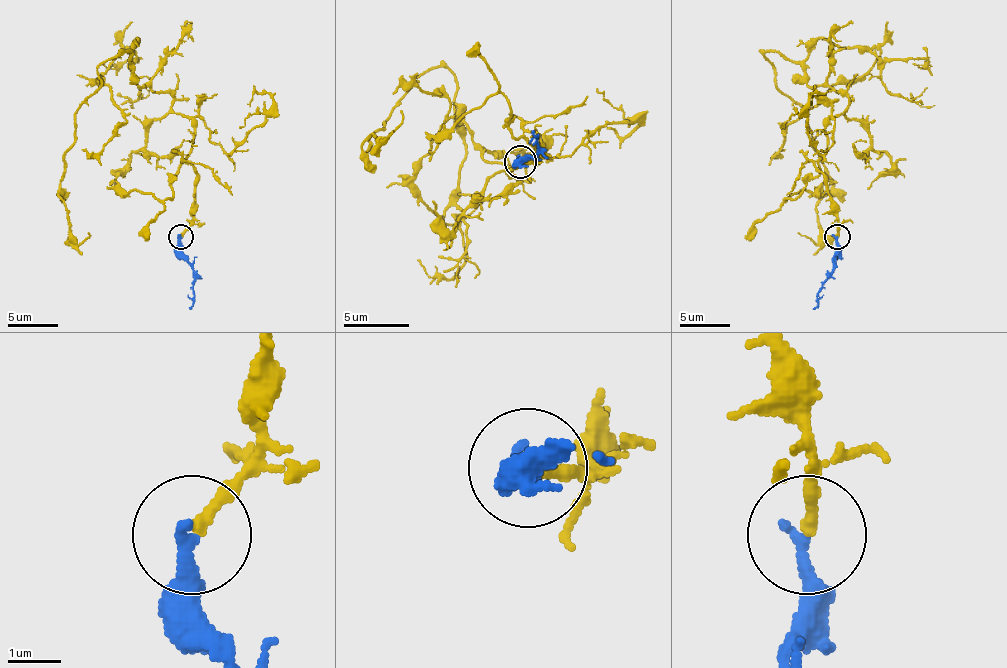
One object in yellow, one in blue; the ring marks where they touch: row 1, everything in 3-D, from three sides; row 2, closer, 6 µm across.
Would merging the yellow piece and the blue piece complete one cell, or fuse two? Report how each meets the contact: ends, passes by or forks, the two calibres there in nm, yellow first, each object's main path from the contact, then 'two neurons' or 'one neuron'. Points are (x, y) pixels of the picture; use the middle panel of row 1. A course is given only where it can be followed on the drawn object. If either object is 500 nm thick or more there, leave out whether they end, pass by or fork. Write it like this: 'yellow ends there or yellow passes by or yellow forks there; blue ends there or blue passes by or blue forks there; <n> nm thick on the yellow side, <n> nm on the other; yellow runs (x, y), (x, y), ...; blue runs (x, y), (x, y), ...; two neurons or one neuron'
yellow ends there; blue ends there; 240 nm thick on the yellow side, 280 nm on the other; yellow runs (521, 162), (537, 159), (534, 133), (508, 175), (455, 110), (449, 70), (429, 67), (364, 156), (400, 110); blue runs (521, 162), (537, 152), (537, 136), (531, 129); one neuron

